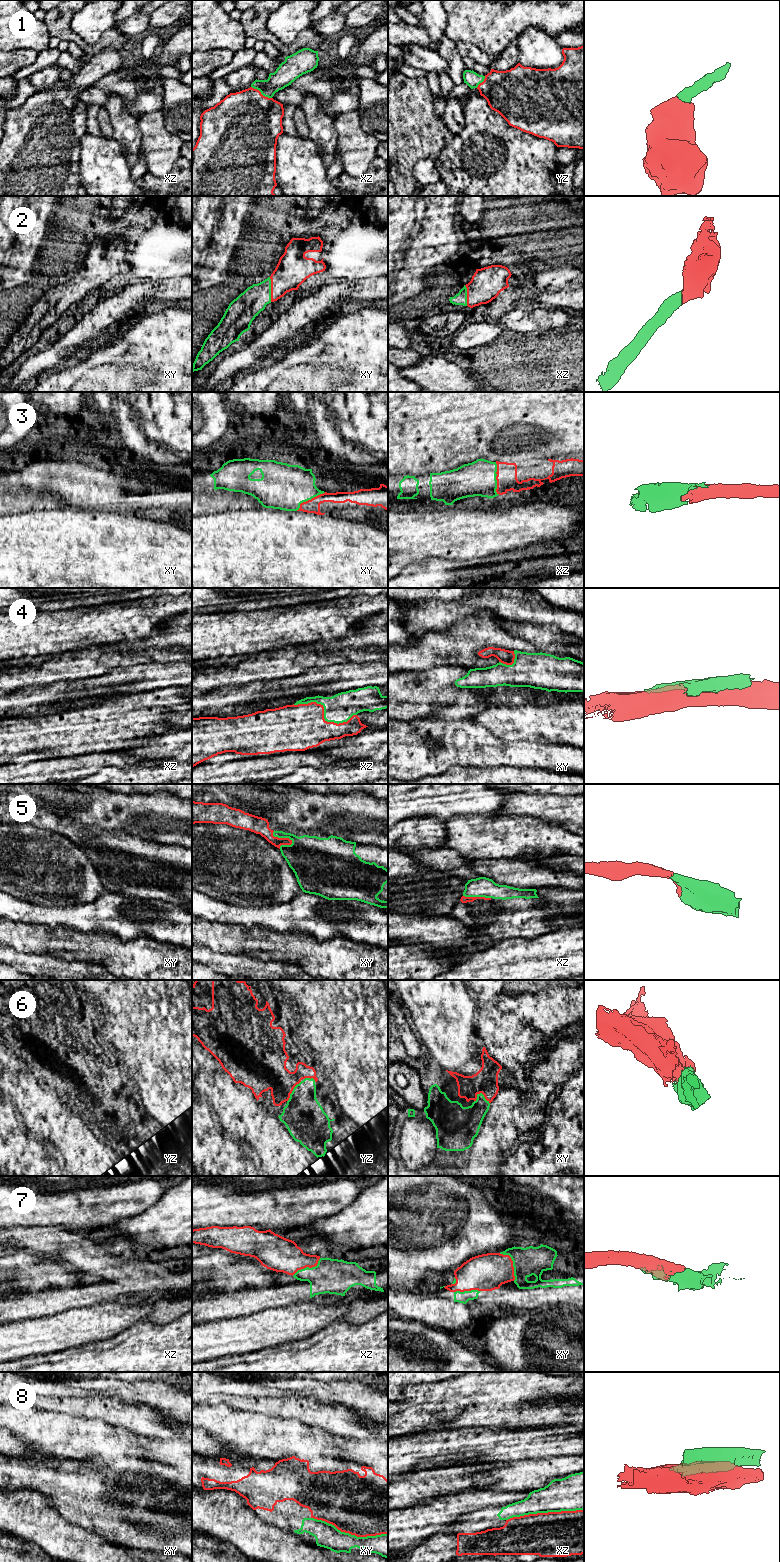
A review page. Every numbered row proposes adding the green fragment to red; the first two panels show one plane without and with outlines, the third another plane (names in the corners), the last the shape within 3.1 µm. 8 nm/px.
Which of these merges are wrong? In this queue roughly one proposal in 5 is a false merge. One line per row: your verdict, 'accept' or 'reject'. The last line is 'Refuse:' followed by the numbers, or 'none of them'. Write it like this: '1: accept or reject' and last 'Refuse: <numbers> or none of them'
1: accept
2: accept
3: accept
4: accept
5: accept
6: accept
7: accept
8: accept
Refuse: none of them

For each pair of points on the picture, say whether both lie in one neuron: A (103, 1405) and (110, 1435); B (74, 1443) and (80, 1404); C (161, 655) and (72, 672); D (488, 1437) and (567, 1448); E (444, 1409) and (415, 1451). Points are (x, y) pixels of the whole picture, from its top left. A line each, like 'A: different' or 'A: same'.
A: different
B: different
C: same
D: same
E: different

